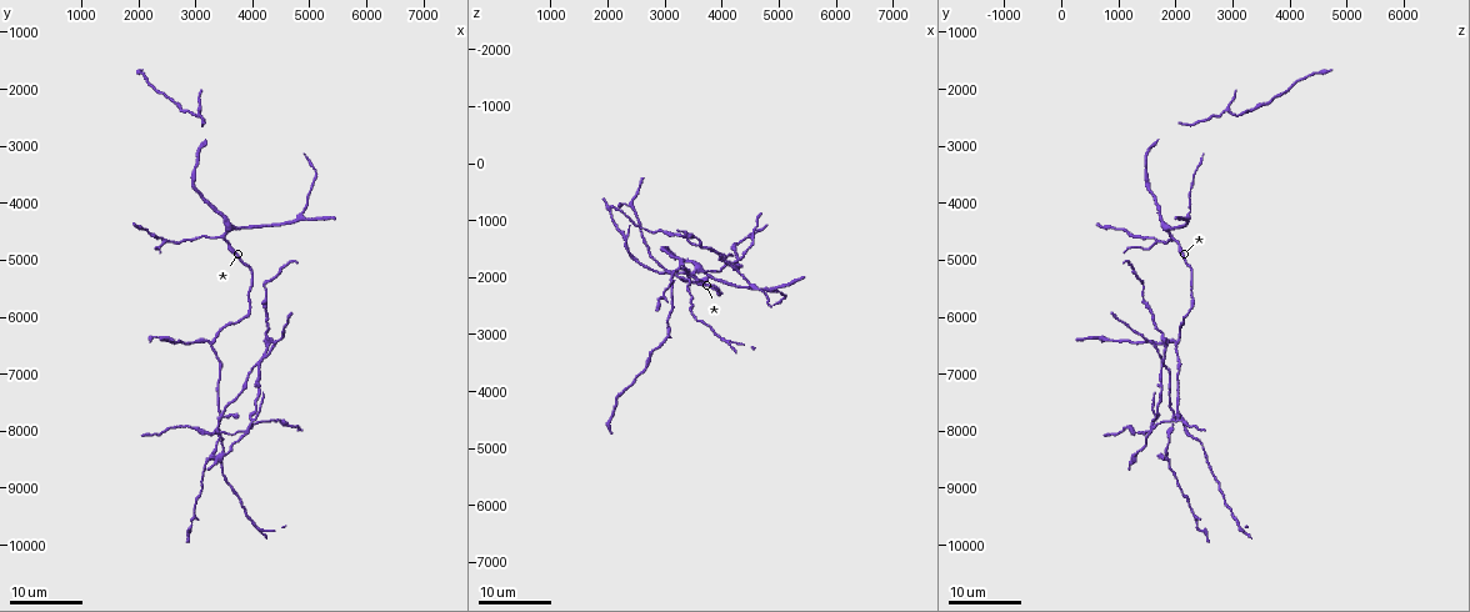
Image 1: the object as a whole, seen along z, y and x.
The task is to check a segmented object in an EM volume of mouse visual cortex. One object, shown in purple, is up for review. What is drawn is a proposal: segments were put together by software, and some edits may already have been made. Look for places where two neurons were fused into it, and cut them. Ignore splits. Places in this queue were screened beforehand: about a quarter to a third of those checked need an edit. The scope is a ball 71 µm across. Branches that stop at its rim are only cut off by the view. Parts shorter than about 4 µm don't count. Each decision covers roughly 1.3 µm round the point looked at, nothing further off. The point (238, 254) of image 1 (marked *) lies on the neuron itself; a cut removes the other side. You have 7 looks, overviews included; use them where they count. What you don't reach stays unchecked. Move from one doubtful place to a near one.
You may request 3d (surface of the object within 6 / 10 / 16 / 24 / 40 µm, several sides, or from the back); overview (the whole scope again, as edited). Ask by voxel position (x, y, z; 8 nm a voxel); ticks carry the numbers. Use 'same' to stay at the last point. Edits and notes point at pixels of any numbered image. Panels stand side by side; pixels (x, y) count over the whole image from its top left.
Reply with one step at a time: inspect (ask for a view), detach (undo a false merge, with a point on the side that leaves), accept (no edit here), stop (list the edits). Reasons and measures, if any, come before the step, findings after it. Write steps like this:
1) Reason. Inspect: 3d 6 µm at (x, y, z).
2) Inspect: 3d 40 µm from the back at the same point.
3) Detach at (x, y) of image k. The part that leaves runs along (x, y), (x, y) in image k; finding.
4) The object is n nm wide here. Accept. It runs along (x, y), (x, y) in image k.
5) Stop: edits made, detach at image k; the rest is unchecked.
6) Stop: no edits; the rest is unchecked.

A fork. Inspect: 3d 24 µm at (4100, 6900, 1750).

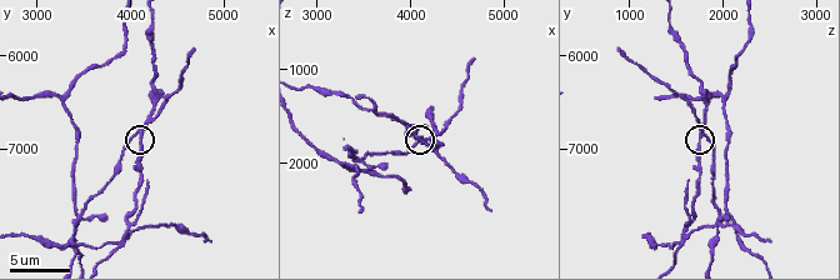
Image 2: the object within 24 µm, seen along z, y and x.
Inspect: 3d 6 µm at (4150, 6900, 1750).

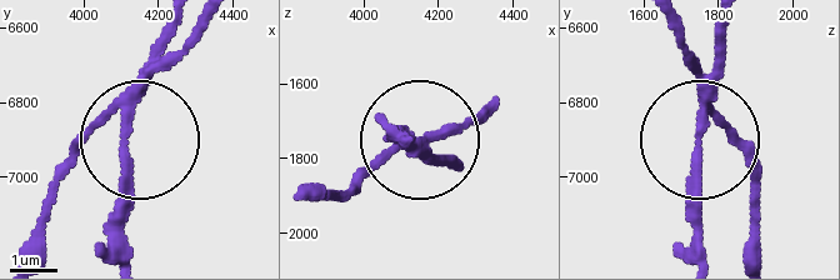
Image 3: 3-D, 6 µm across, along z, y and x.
The object is 190 nm wide here. Detach at (163, 28) of image 3. Two neurons meet here.

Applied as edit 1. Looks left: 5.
Two arms in line, one across. Inspect: 3d 16 µm at (4850, 4200, 2200).

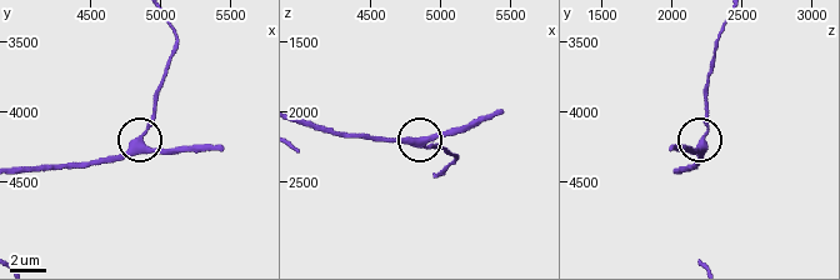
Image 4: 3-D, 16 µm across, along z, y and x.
Inspect: 3d 10 µm at (4840, 4220, 2220).

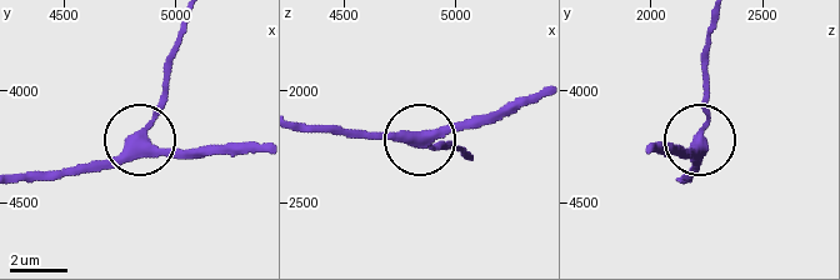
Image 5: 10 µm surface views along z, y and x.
Inspect: 3d 10 µm from the back at (4860, 4220, 2220).

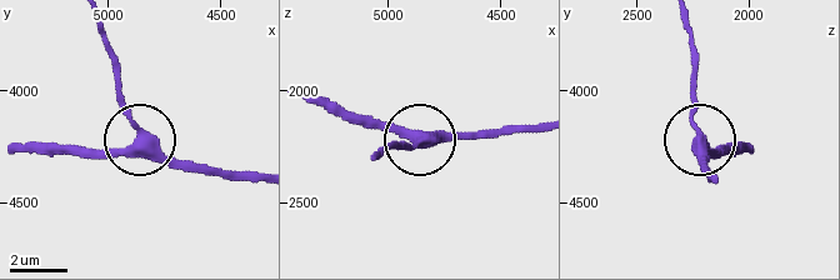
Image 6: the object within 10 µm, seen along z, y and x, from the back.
The side arm is 5 µm long; 3 arms meet here. Accept. One neuron here.

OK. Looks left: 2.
Arms part here. Inspect: 3d 10 µm at (3250, 6450, 2000).

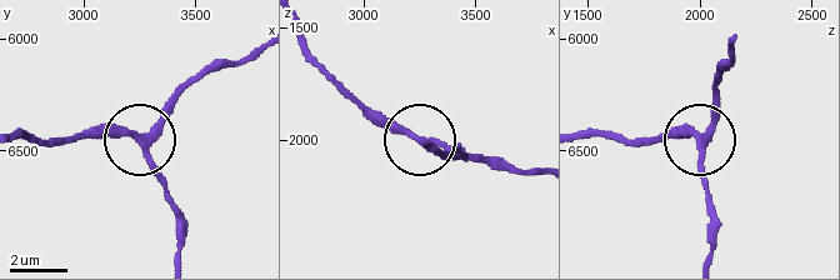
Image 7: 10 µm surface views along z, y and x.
Inspect: 3d 6 µm at (3240, 6460, 2000).

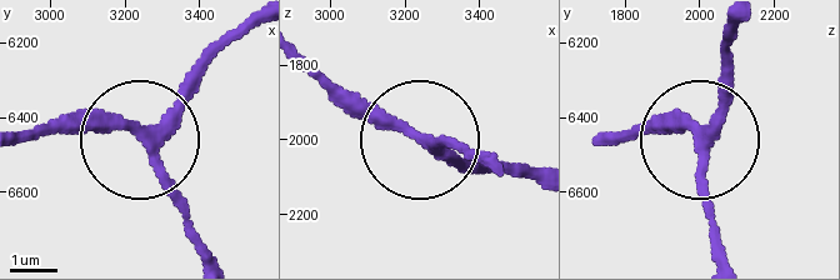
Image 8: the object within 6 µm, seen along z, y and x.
3 arms meet here. Accept. Continuous, no second neuron.

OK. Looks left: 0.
Stop: edits made, detach at image 3; the rest is unchecked.

